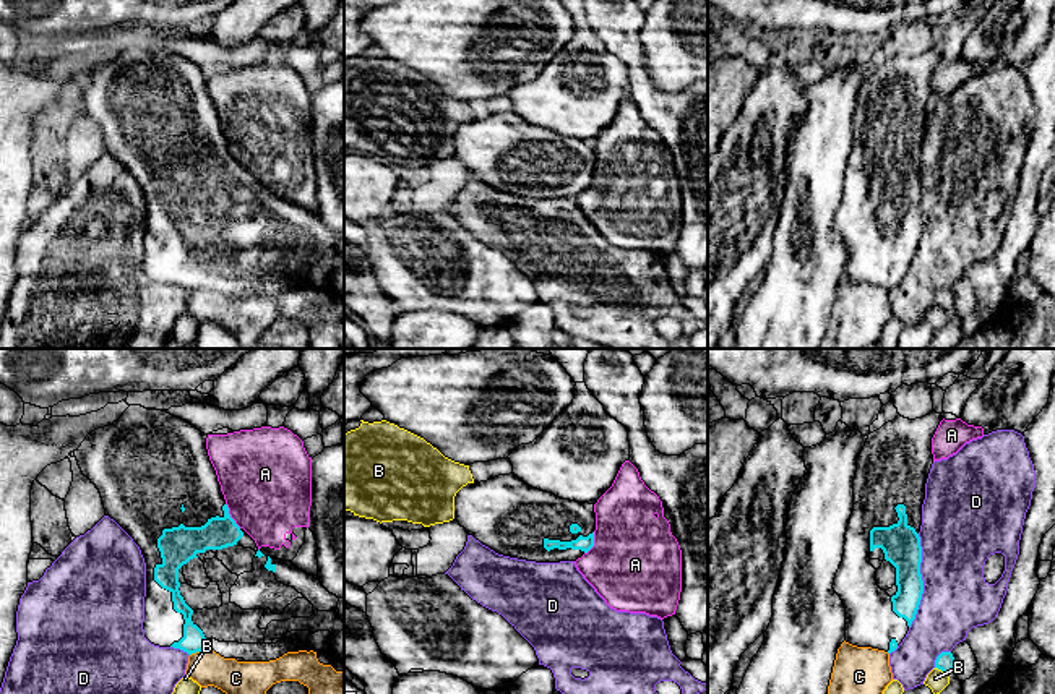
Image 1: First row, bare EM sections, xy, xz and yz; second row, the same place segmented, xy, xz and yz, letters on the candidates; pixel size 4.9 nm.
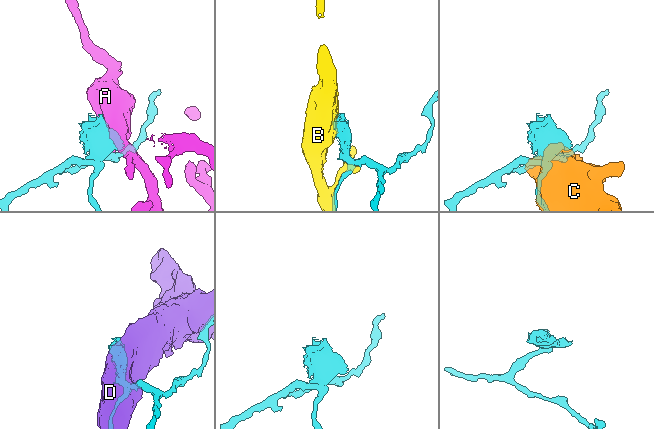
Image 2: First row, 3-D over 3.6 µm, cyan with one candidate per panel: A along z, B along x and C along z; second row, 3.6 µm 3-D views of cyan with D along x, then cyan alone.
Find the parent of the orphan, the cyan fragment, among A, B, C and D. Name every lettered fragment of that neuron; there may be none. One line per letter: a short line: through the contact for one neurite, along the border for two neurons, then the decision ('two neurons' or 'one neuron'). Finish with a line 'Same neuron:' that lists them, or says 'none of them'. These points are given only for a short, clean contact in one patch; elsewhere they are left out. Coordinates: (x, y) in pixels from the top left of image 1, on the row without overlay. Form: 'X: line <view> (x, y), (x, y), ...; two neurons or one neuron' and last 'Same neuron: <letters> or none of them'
A: two neurons
B: two neurons
C: two neurons
D: two neurons
Same neuron: none of them

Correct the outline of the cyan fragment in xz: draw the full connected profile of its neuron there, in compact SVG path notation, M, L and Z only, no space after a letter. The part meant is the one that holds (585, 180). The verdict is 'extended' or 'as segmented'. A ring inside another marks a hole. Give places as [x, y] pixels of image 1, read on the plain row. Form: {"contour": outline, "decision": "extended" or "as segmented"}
{"contour": "M515 110L463 123L454 156L495 190L526 198L576 198L594 183L594 141L540 128Z", "decision": "extended"}

